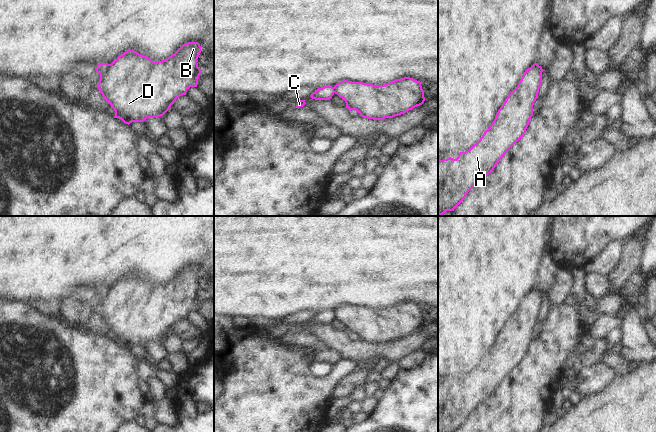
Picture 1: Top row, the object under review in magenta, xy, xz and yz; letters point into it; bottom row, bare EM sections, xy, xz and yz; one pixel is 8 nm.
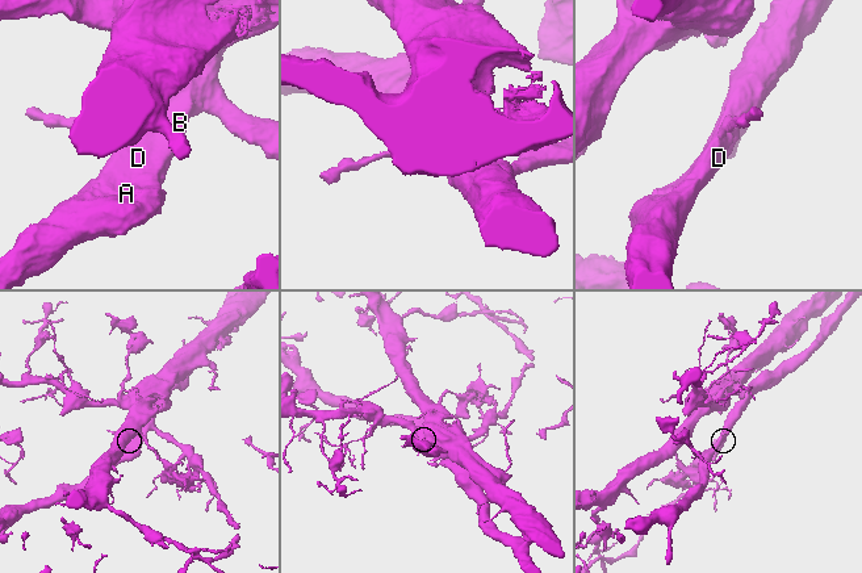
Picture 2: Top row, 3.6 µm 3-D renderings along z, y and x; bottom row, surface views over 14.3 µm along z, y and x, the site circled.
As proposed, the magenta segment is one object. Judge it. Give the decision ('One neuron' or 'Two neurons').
Two neurons.

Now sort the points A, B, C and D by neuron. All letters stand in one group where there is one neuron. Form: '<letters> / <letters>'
A B D / C

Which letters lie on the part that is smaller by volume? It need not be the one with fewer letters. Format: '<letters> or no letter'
C.

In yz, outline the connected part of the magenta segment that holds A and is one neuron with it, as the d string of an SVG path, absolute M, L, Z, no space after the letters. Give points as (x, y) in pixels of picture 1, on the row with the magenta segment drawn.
M535 62L522 75L518 86L510 92L503 105L498 110L494 121L484 132L480 140L469 150L460 152L456 159L451 157L438 161L438 215L442 216L446 211L454 209L464 200L468 192L476 186L479 180L490 174L502 157L524 136L533 116L533 105L538 98L544 70Z

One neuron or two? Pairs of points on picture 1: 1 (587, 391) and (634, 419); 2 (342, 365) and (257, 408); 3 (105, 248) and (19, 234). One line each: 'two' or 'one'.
1: two
2: one
3: one

